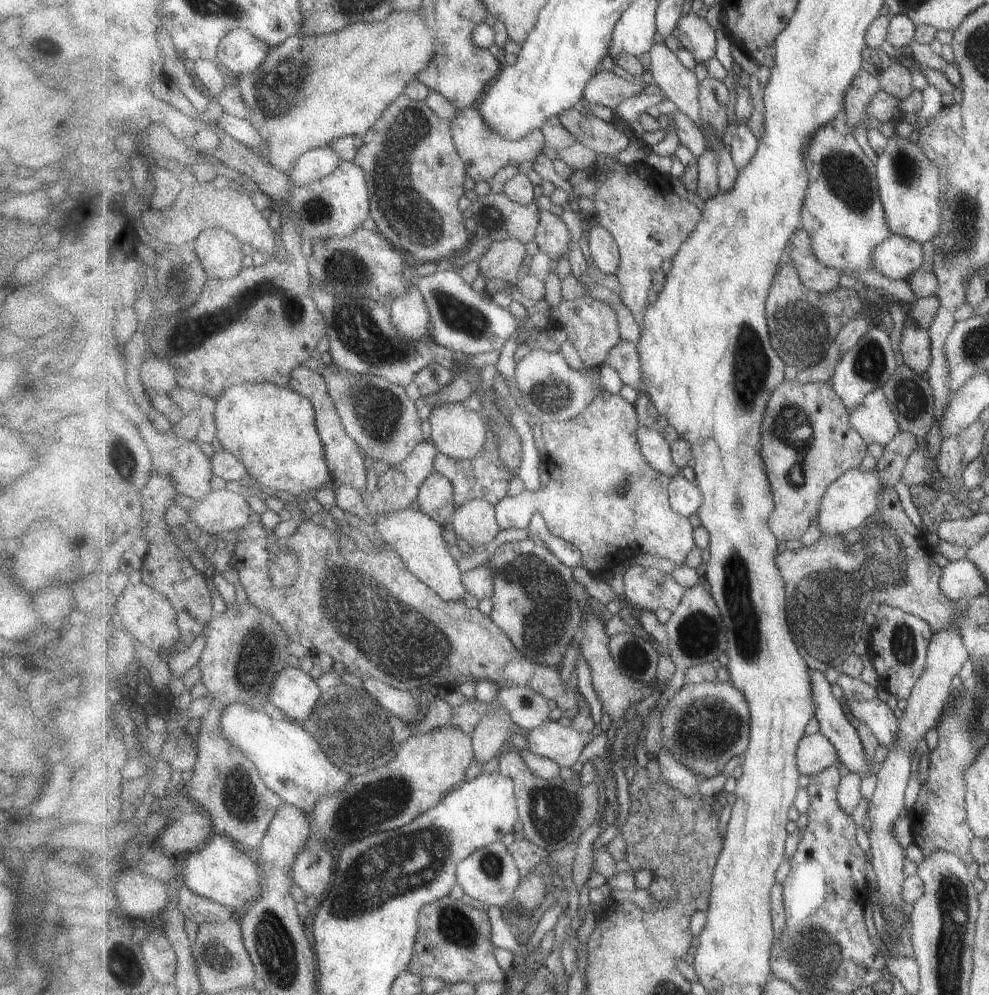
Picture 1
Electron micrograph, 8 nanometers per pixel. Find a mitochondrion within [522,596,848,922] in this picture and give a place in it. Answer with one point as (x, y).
(709, 727)

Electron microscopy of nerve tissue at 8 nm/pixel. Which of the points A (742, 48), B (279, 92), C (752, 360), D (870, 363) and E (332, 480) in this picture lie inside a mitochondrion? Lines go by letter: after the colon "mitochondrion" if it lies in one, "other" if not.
A: other
B: mitochondrion
C: mitochondrion
D: mitochondrion
E: other

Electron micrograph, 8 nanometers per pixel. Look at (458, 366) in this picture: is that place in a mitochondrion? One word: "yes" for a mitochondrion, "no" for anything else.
no

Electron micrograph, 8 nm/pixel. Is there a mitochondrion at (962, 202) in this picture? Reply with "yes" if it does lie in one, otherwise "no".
yes

